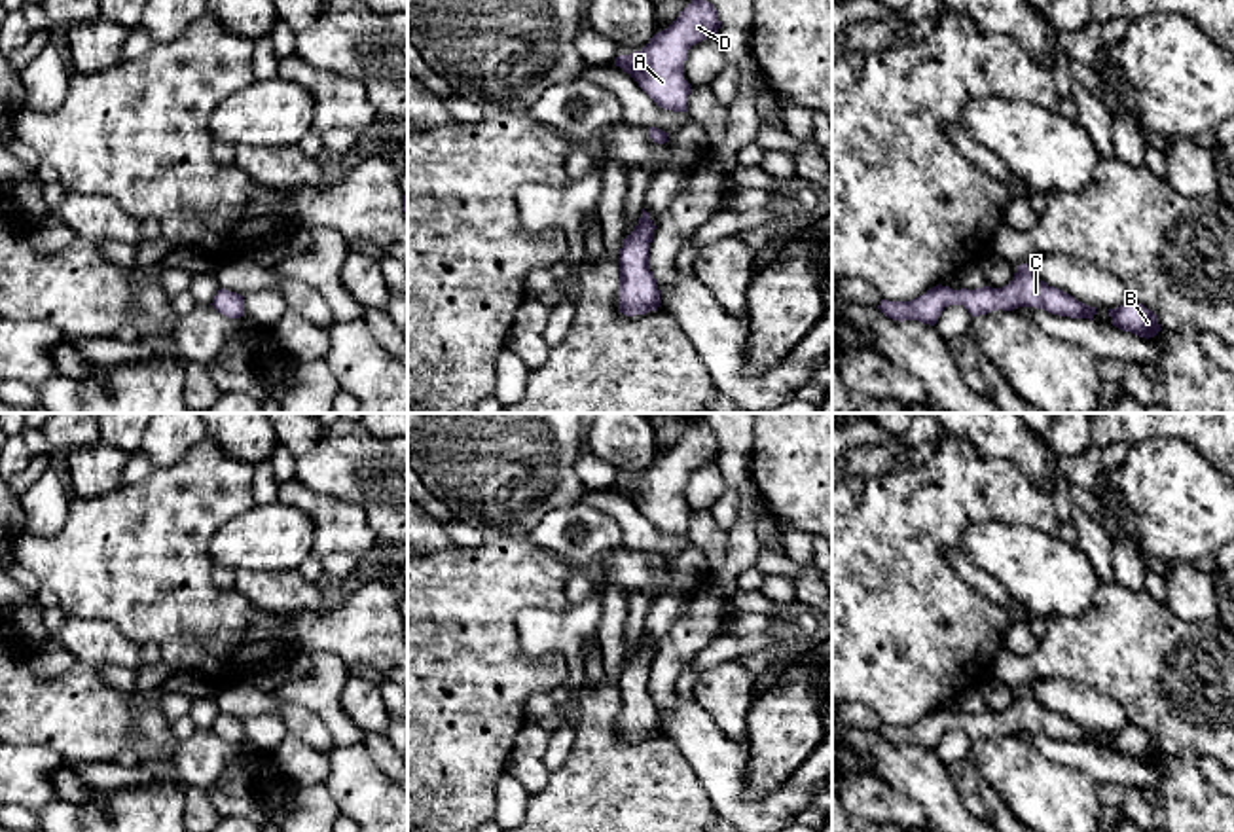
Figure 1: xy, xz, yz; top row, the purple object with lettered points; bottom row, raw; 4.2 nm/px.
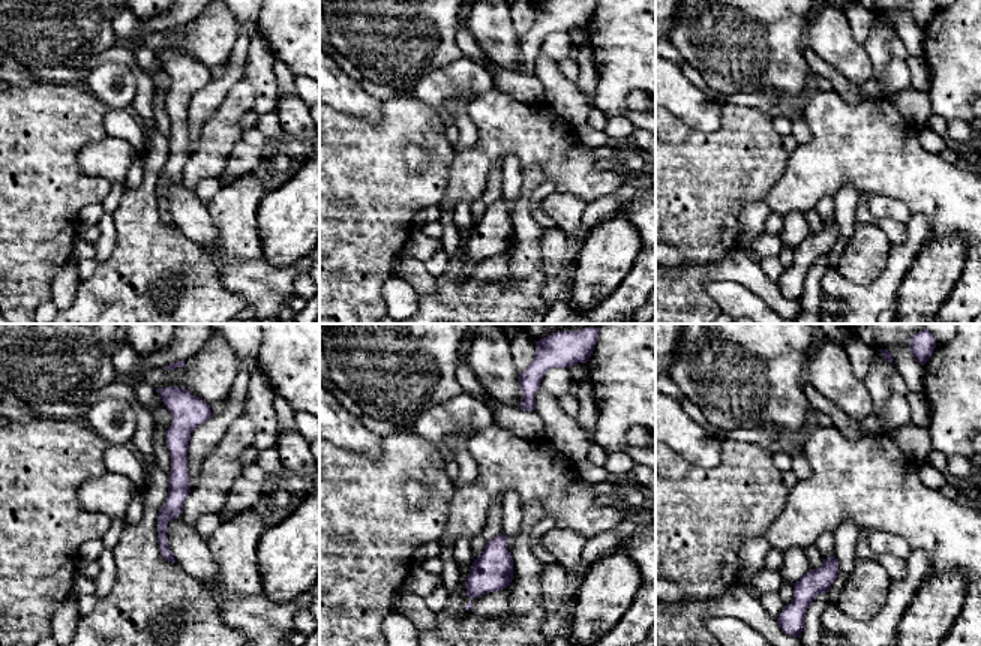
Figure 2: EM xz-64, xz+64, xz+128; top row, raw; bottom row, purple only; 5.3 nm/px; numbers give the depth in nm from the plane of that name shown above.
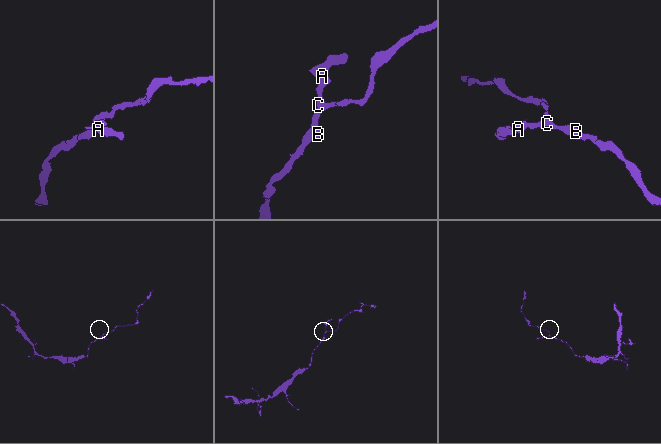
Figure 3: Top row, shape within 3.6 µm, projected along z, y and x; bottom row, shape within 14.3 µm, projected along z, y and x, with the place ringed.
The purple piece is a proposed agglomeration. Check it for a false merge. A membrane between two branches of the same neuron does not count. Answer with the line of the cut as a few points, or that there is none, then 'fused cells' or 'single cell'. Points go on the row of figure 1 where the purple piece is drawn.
no cut; single cell

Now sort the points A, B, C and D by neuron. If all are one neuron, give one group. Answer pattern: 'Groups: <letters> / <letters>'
Groups: A B C D

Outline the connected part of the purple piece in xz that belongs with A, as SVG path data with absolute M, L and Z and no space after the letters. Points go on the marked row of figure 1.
M690 0L681 15L650 42L629 55L618 55L614 64L629 74L662 108L688 110L690 83L682 78L686 51L707 36L717 36L720 21L707 0Z

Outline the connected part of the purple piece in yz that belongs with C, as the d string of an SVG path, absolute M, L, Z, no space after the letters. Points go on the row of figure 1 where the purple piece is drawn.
M1020 263L1012 280L1003 288L952 290L936 284L912 301L881 299L878 309L893 320L919 320L935 326L948 305L963 305L971 317L999 309L1014 311L1018 307L1035 307L1060 317L1090 320L1096 315L1096 307L1084 305L1073 296L1048 286L1027 263Z

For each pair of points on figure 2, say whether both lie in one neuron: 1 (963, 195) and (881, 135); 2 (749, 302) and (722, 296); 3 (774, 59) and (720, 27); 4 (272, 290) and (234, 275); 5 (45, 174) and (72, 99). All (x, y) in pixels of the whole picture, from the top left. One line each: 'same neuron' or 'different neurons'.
1: same neuron
2: same neuron
3: same neuron
4: same neuron
5: same neuron

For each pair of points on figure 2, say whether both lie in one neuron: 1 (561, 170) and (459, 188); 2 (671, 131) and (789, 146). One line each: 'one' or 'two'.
1: one
2: two

